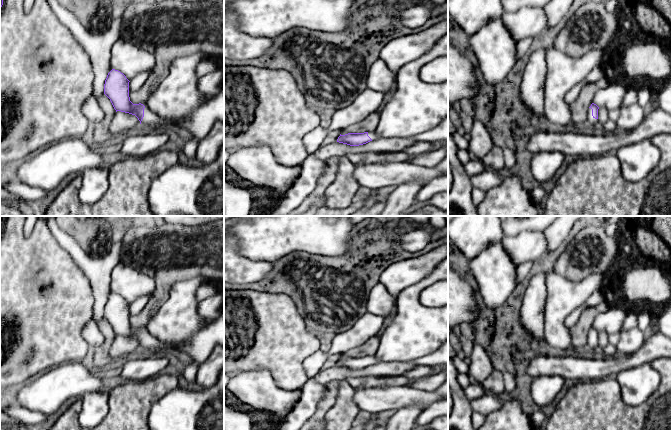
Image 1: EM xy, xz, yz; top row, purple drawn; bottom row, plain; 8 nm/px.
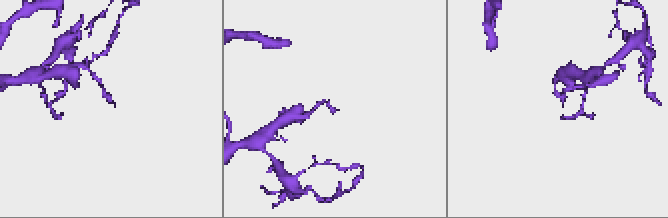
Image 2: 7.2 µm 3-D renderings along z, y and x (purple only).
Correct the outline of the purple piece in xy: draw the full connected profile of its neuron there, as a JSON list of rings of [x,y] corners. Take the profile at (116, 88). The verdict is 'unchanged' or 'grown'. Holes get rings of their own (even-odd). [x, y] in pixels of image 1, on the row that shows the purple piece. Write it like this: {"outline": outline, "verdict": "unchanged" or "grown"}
{"outline": [[[112,69],[105,80],[104,94],[117,111],[135,115],[141,128],[168,130],[178,135],[193,135],[198,140],[205,137],[216,122],[224,123],[224,86],[189,118],[177,124],[165,121],[143,104],[133,104],[129,97],[129,80],[118,70]]], "verdict": "grown"}

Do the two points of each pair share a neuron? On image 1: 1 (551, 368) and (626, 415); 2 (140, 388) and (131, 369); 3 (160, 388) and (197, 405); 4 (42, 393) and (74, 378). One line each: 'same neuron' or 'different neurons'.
1: different neurons
2: different neurons
3: different neurons
4: same neuron

